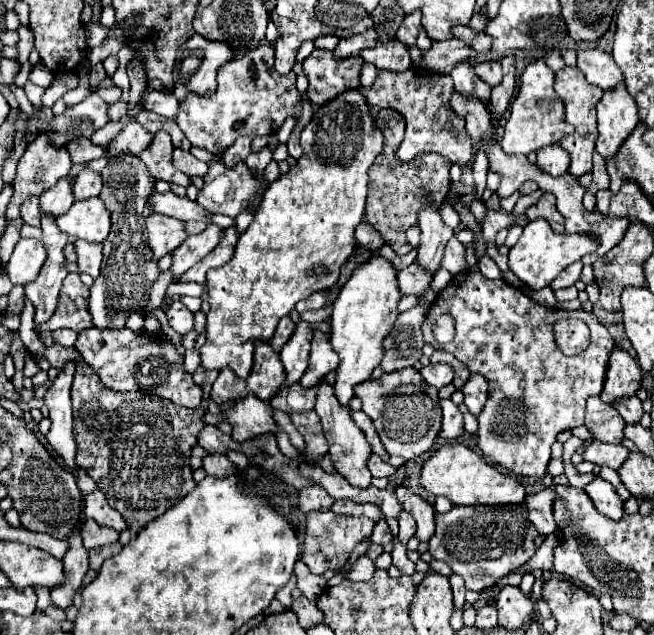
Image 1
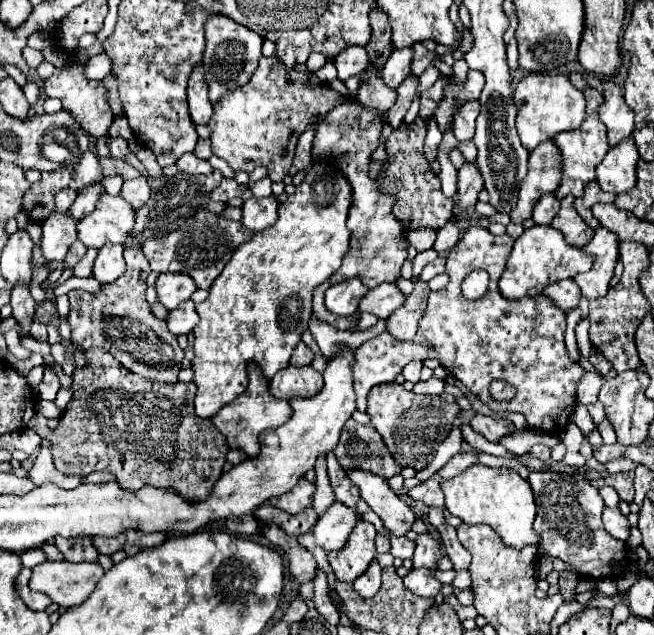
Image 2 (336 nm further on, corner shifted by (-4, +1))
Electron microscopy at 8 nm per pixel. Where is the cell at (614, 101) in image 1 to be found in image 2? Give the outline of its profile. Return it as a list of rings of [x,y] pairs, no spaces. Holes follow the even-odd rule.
[[[632,137],[610,149],[596,169],[596,181],[600,189],[614,195],[632,189],[636,185],[638,159],[638,149]]]

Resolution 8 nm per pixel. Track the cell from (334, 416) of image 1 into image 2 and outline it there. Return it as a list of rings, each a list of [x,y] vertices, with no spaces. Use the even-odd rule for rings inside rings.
[[[358,469],[348,471],[348,477],[352,479],[354,485],[358,485],[360,497],[382,519],[382,523],[390,535],[402,537],[412,529],[412,525],[416,521],[416,513],[404,501],[400,501],[398,495],[394,495],[394,491],[388,487],[386,479],[366,473],[366,471],[358,471]]]

